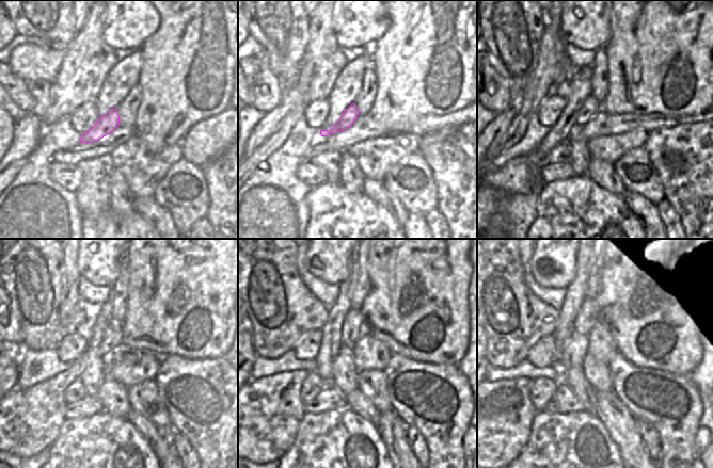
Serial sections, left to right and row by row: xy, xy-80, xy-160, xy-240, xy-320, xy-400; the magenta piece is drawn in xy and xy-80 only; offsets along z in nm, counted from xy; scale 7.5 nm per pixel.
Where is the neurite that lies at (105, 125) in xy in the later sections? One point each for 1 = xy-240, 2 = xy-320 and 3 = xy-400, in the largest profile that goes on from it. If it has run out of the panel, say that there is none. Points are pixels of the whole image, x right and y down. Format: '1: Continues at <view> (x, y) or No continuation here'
1: Continues at xy-240 (112, 341)
2: Continues at xy-320 (353, 325)
3: Continues at xy-400 (589, 312)

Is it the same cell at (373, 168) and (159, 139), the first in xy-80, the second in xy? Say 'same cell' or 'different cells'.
different cells

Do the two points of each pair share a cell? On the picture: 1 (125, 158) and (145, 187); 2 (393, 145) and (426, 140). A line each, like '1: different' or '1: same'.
1: same
2: different

